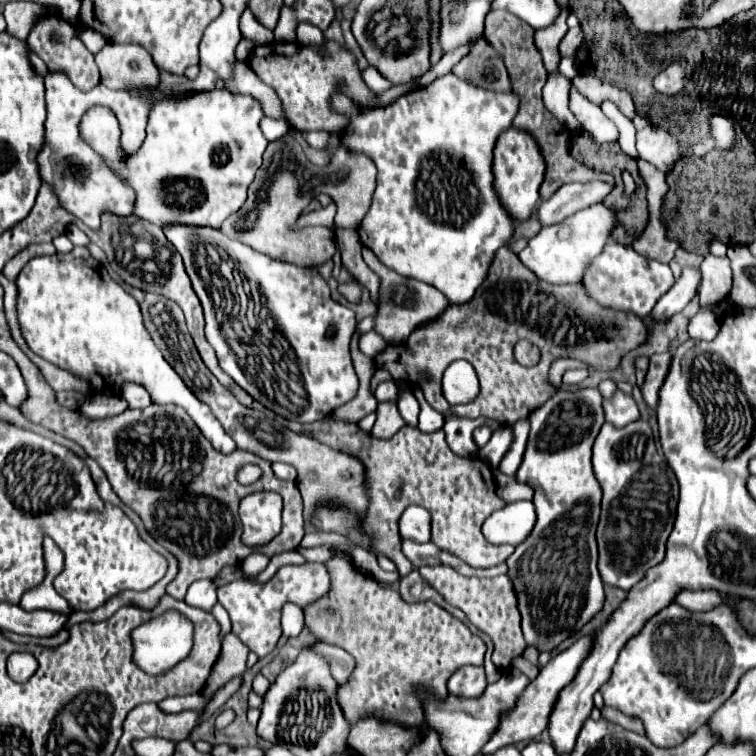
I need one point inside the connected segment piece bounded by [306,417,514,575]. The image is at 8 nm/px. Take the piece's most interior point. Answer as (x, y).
(412, 468)

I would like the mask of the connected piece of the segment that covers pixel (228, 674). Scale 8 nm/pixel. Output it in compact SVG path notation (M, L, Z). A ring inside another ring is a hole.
M228 633L222 639L222 653L212 667L212 673L206 681L206 687L200 691L206 697L206 701L210 701L214 697L214 693L220 687L224 687L230 679L244 675L248 651L250 649L234 633Z

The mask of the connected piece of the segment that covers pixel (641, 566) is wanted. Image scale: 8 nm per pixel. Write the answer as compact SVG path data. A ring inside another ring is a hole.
M642 419L622 429L604 423L594 443L592 465L596 479L600 481L604 491L602 515L598 523L598 549L600 549L598 569L606 585L616 585L628 591L632 589L632 585L644 579L644 573L652 565L658 565L664 559L666 539L672 531L676 517L678 481L672 469L668 481L668 463L656 451L652 429ZM642 469L644 469L644 495L650 495L650 499L644 499L644 503L640 505L640 499L634 499L630 489L636 489L632 485L634 481L640 481L636 475L642 473ZM618 521L626 521L624 535L620 533Z

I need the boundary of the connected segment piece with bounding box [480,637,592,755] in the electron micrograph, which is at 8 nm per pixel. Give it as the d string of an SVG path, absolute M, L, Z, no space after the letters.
M582 637L570 649L566 649L564 653L558 653L548 665L544 665L540 675L534 681L528 683L524 693L520 693L514 709L506 711L506 713L500 713L498 727L492 733L492 737L488 739L488 743L482 747L480 753L482 755L492 755L500 747L506 747L506 745L512 745L512 743L518 743L518 741L532 741L534 737L538 737L546 729L546 725L548 725L548 715L550 715L550 711L554 707L556 695L560 693L560 689L564 689L572 681L574 673L578 671L580 663L584 661L584 657L590 651L590 647L592 647L592 637Z

